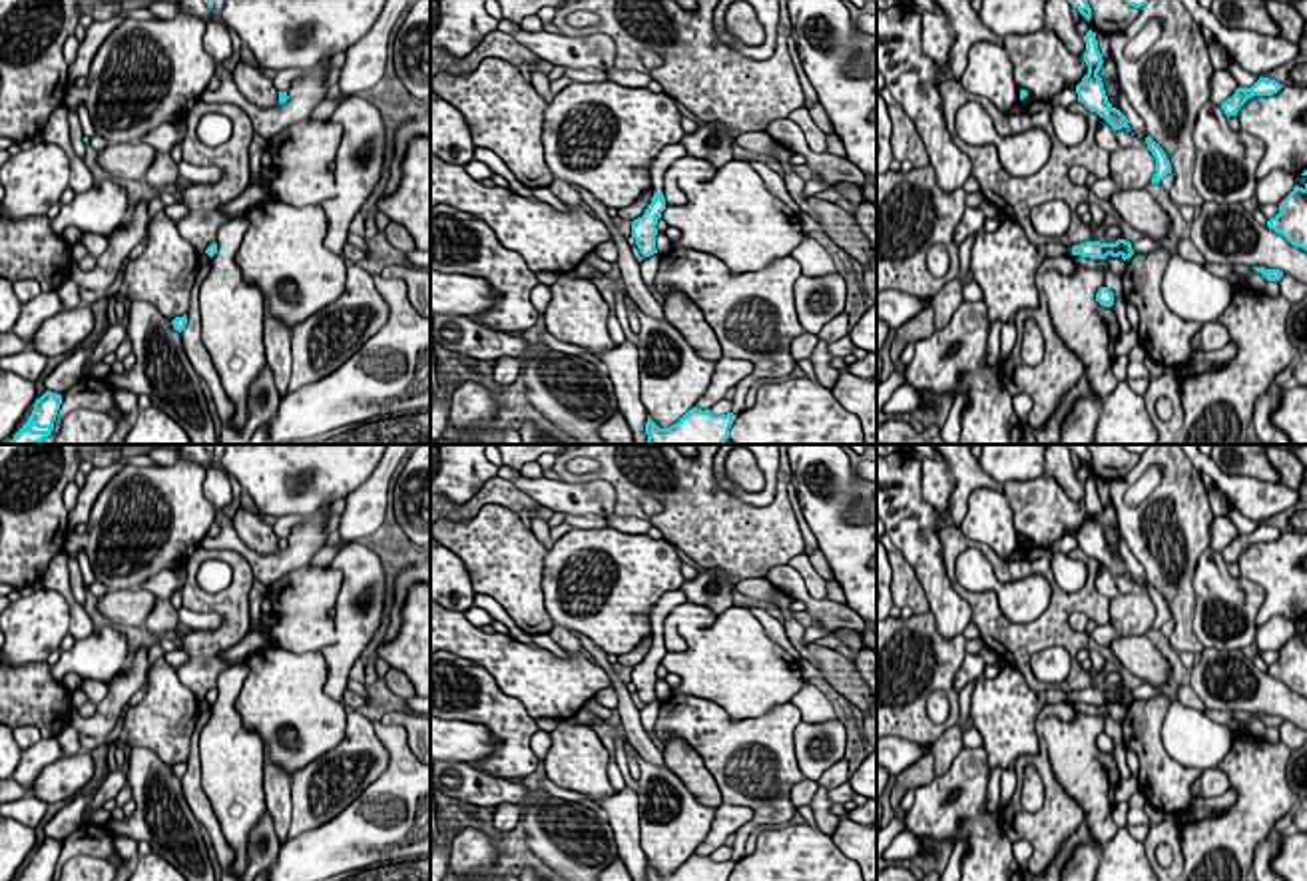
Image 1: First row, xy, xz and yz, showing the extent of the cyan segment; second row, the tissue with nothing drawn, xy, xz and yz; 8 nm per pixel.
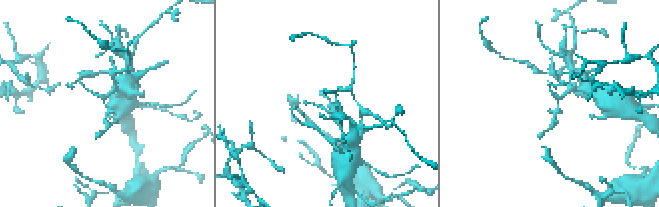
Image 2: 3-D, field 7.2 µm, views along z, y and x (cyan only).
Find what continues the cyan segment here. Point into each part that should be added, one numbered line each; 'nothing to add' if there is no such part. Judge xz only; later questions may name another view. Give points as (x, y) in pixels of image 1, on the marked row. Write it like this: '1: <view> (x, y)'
1: xz (658, 168)

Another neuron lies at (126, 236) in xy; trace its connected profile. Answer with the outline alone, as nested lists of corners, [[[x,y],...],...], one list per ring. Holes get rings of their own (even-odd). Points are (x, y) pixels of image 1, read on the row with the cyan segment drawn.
[[[137,201],[133,205],[133,217],[120,223],[108,235],[108,249],[96,259],[96,267],[92,271],[82,271],[78,263],[70,263],[70,279],[82,289],[90,289],[100,295],[108,293],[131,249],[145,237],[149,223],[147,205],[149,201]]]

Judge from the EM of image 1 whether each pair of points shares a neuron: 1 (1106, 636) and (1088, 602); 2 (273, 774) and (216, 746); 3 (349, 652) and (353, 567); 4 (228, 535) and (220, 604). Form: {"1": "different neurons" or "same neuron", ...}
{"1": "different neurons", "2": "different neurons", "3": "same neuron", "4": "different neurons"}

